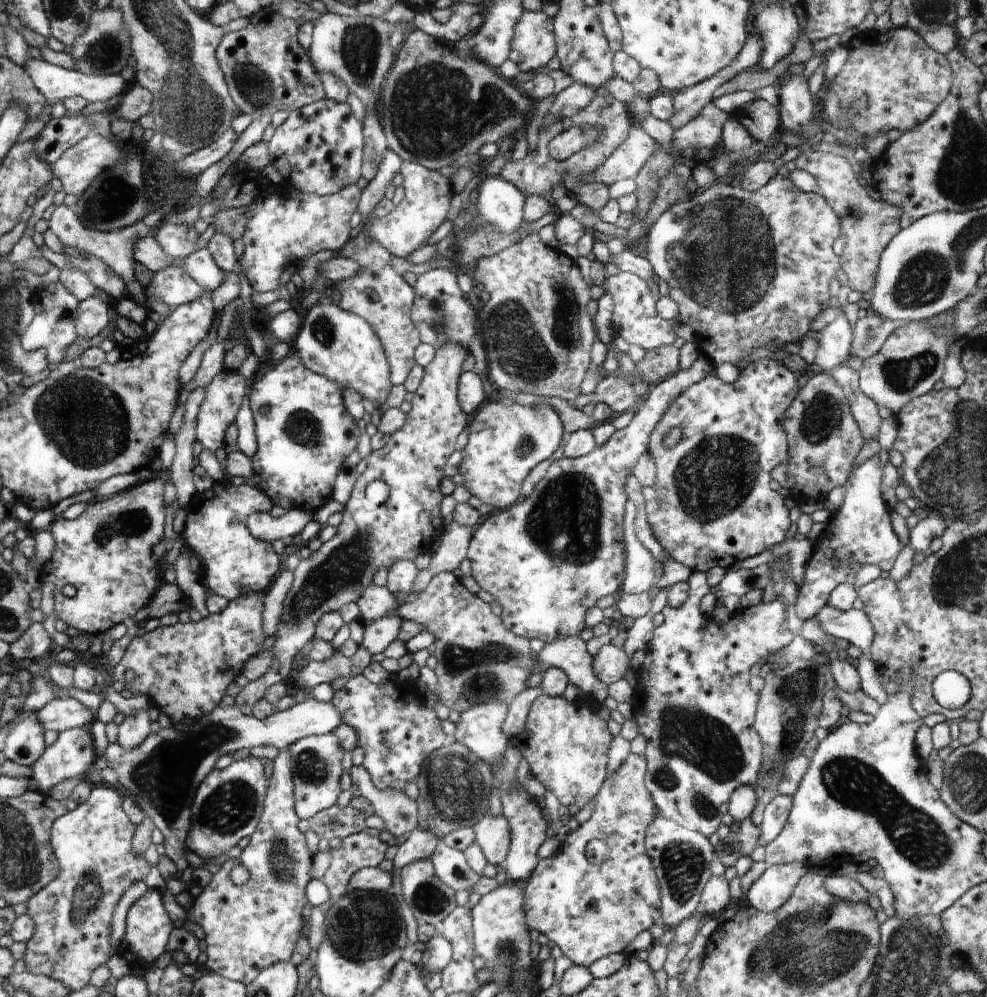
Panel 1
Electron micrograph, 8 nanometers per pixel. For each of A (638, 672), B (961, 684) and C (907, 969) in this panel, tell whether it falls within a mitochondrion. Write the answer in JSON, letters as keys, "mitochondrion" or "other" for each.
{"A":"other","B":"other","C":"mitochondrion"}

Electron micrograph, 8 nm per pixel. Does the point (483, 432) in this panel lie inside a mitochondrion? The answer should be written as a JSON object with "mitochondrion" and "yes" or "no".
{"mitochondrion":"no"}

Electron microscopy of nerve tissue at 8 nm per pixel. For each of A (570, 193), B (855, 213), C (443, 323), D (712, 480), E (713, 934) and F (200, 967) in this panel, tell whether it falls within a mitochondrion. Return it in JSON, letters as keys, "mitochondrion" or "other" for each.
{"A":"other","B":"mitochondrion","C":"mitochondrion","D":"mitochondrion","E":"other","F":"other"}

